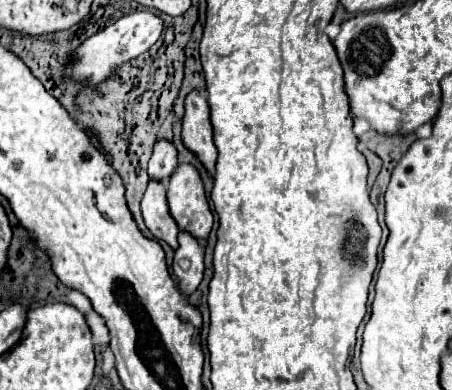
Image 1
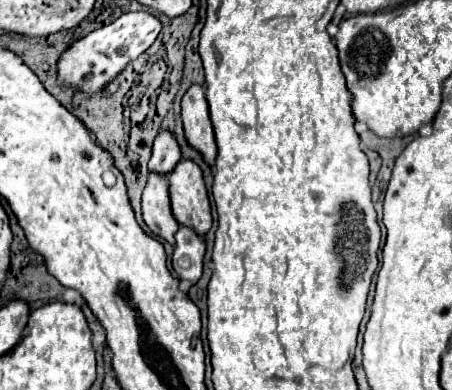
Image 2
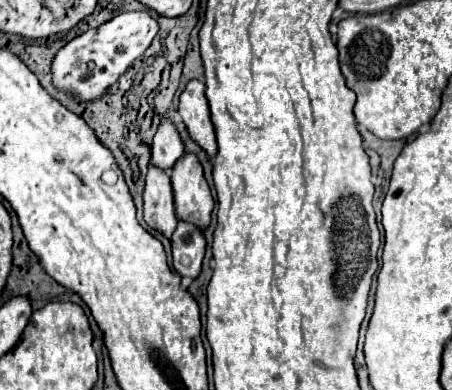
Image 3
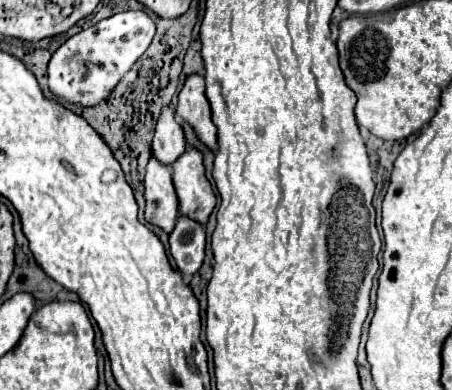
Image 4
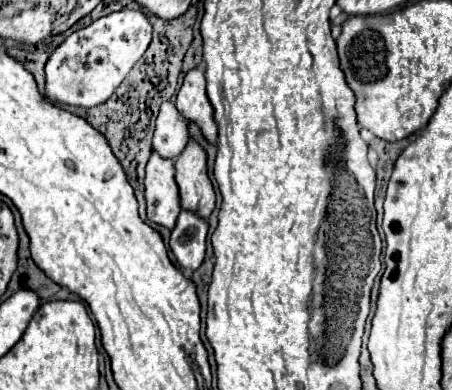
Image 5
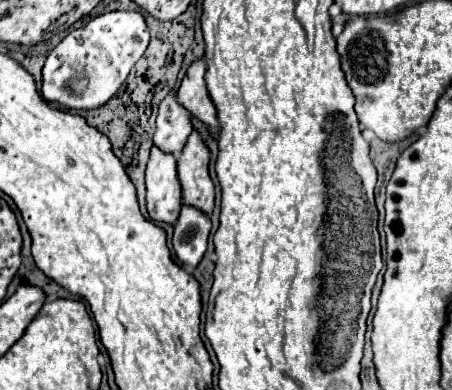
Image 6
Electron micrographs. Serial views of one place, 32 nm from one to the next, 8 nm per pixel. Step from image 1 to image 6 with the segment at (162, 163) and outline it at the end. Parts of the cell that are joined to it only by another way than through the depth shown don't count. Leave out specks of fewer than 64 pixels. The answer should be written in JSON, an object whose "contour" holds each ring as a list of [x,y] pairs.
{"contour":[[[176,94],[166,96],[160,104],[160,112],[156,118],[154,146],[160,148],[162,152],[174,152],[178,156],[190,132],[192,132],[190,114],[178,104]]]}

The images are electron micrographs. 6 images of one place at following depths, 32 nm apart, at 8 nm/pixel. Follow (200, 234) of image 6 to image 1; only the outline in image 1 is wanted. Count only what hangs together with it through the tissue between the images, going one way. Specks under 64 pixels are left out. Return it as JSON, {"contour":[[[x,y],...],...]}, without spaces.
{"contour":[[[180,232],[178,242],[180,246],[174,254],[172,268],[178,288],[186,296],[190,296],[192,292],[196,292],[196,288],[204,278],[204,248],[188,232]]]}

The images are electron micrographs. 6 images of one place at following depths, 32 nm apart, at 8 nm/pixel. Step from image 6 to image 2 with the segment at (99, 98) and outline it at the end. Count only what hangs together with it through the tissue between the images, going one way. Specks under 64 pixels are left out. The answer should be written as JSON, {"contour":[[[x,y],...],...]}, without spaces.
{"contour":[[[128,12],[112,24],[90,32],[86,38],[78,40],[72,48],[68,48],[58,60],[58,80],[80,88],[84,94],[102,92],[102,88],[110,80],[114,80],[126,68],[128,62],[138,58],[154,44],[160,30],[160,20],[150,12]]]}

